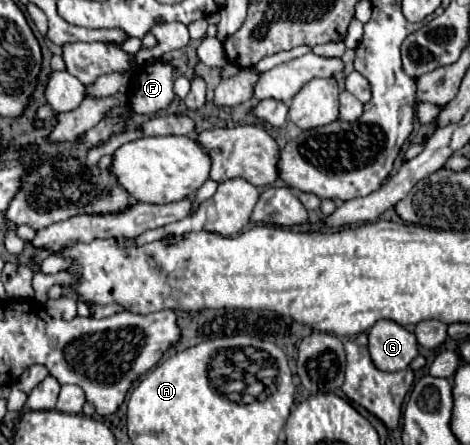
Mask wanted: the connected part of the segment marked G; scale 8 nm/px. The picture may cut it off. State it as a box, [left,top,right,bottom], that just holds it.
[369,319,419,371]

